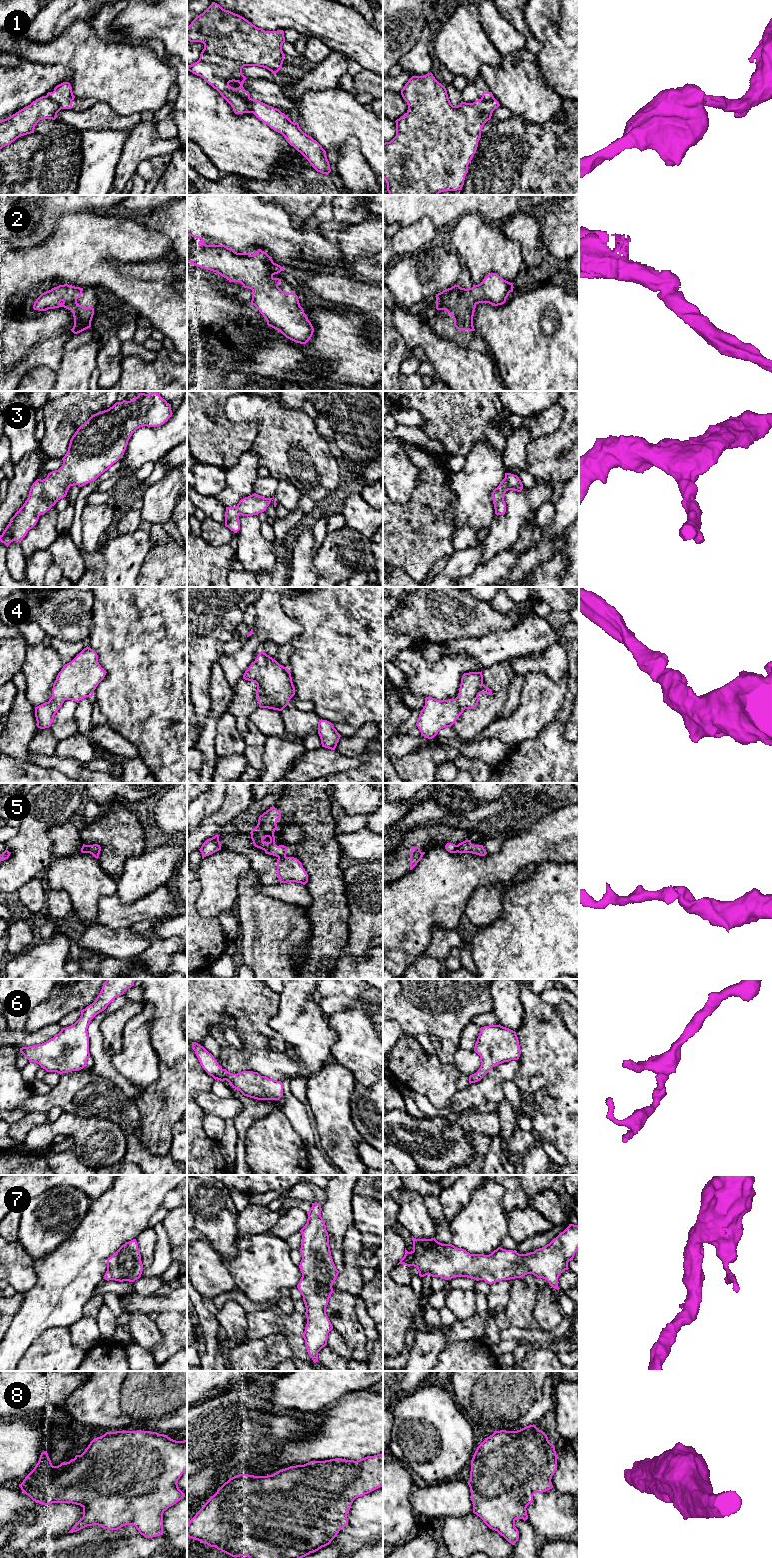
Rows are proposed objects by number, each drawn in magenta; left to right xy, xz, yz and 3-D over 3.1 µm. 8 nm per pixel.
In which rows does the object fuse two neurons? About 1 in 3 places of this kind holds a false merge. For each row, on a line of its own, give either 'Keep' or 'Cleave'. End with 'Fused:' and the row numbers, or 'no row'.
1: Cleave
2: Keep
3: Keep
4: Keep
5: Cleave
6: Keep
7: Keep
8: Keep
Fused: 1, 5

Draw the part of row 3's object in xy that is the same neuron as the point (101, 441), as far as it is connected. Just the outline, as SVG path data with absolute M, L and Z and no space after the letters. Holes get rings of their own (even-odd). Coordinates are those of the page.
M152 392L151 394L139 393L130 401L116 402L109 409L92 415L72 436L68 451L62 458L62 466L48 473L45 479L37 479L33 483L27 500L10 519L0 535L0 541L7 547L13 541L20 543L28 531L36 525L39 516L49 511L58 500L66 497L71 486L82 487L94 481L123 457L128 441L137 429L143 426L161 426L172 414L171 404L157 392Z

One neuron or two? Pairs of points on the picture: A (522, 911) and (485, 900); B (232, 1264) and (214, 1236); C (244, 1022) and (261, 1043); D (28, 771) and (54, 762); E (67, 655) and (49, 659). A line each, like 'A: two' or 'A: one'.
A: two
B: two
C: one
D: two
E: two

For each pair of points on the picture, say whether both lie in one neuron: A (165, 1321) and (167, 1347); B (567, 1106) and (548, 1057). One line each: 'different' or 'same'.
A: same
B: same

